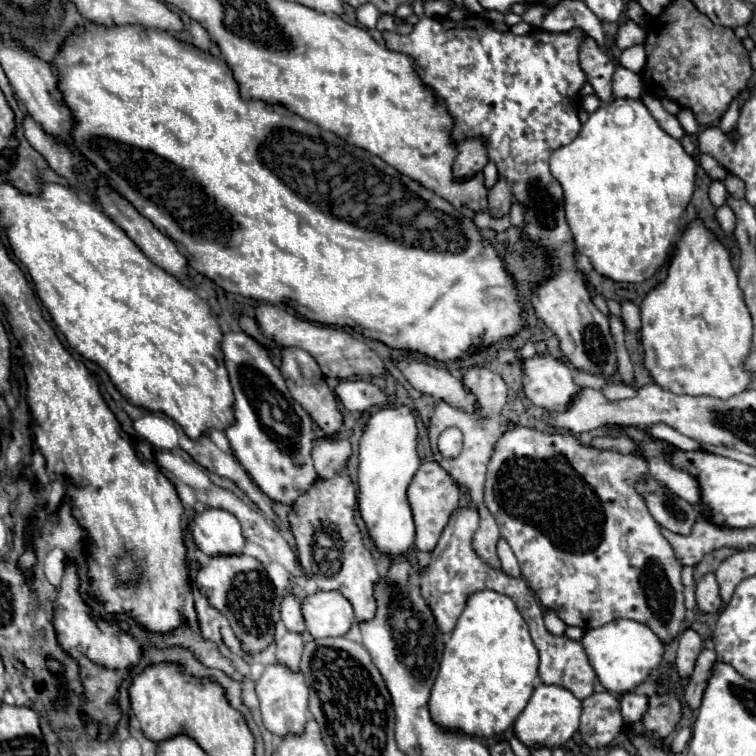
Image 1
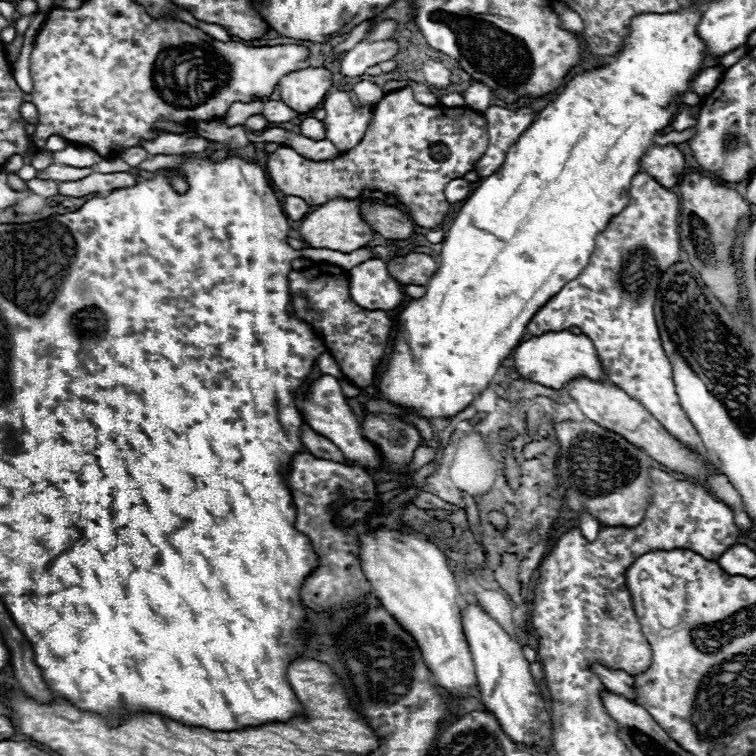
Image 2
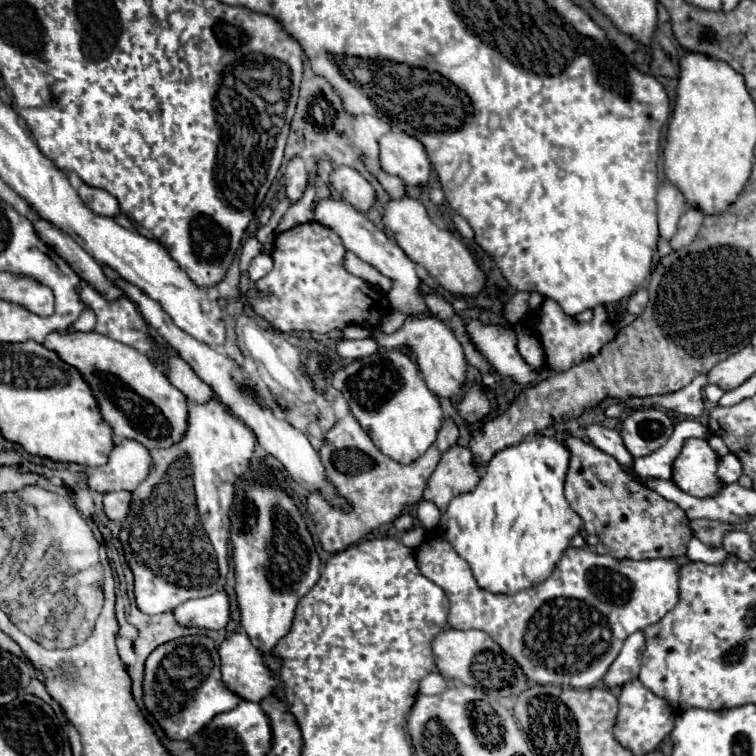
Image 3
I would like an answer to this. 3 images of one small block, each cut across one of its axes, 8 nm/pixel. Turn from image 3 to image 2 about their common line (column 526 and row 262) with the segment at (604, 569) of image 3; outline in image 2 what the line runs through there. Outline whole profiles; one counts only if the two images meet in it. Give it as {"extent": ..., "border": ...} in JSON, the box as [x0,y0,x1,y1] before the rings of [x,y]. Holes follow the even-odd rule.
{"extent":[526,170,706,454],"border":[[[644,170],[636,172],[628,194],[628,206],[596,236],[594,254],[590,256],[588,266],[534,314],[526,330],[532,336],[542,336],[572,326],[580,328],[582,334],[594,342],[608,378],[628,392],[628,396],[640,400],[640,404],[644,404],[644,408],[648,408],[676,440],[698,454],[706,454],[696,428],[678,402],[672,364],[662,348],[654,316],[660,276],[680,260],[680,200]]]}

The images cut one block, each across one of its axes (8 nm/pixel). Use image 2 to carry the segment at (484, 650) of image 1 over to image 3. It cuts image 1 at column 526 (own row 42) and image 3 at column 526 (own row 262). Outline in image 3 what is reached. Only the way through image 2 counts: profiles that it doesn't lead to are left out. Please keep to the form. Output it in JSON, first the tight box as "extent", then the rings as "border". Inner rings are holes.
{"extent":[438,436,582,594],"border":[[[538,436],[536,440],[524,440],[518,446],[508,446],[492,456],[478,486],[468,494],[456,496],[446,514],[442,514],[438,532],[472,566],[474,578],[484,590],[492,594],[514,594],[530,588],[532,584],[544,582],[552,574],[562,552],[570,546],[570,540],[580,532],[582,518],[564,498],[568,462],[570,452],[556,438]]]}

